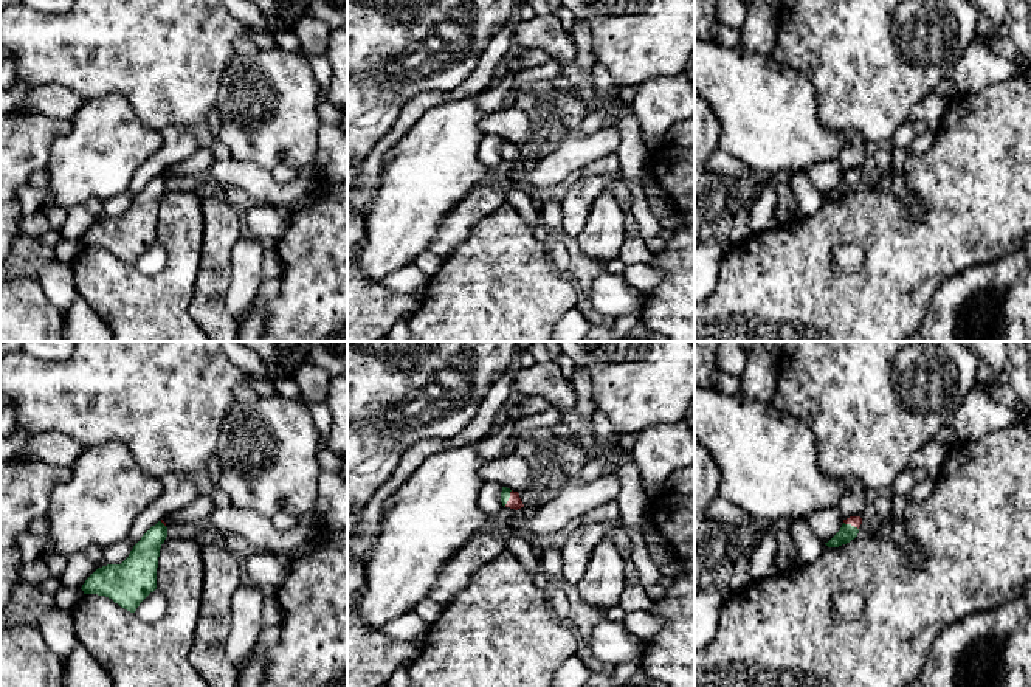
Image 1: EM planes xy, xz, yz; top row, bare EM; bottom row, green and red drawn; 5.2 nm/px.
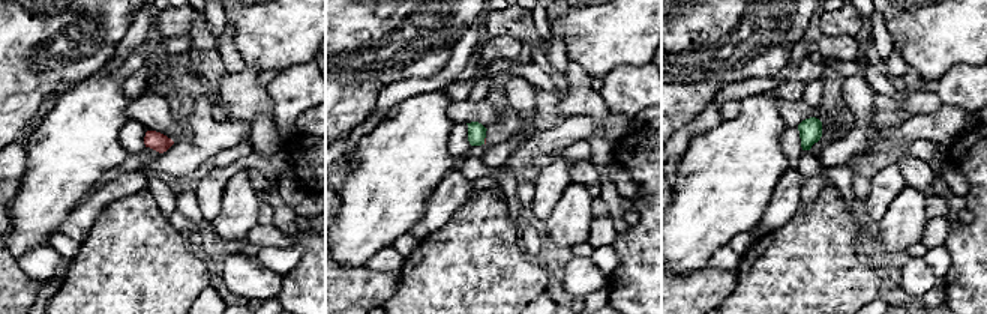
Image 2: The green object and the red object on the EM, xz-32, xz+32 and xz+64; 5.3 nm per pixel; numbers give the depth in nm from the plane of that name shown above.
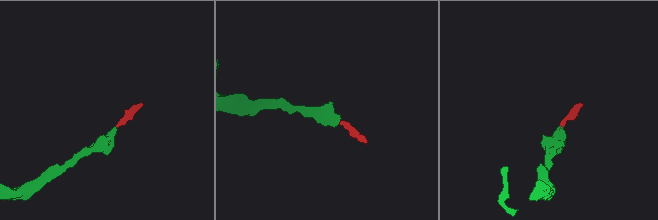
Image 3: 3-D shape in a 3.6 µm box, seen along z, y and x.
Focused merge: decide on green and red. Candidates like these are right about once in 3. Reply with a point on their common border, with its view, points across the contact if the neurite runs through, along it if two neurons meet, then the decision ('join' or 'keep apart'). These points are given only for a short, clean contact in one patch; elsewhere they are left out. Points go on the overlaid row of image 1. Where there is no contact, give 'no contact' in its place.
meets green in yz at (850, 524); runs through yz (847, 532), (850, 524), (856, 521); join

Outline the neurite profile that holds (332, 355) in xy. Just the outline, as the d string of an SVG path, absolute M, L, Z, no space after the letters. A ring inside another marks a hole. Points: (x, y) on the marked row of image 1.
M312 341L305 363L326 369L330 378L347 375L347 341Z

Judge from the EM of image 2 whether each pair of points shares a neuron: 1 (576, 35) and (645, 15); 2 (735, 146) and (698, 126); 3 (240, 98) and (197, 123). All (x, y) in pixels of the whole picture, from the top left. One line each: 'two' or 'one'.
1: one
2: two
3: two

